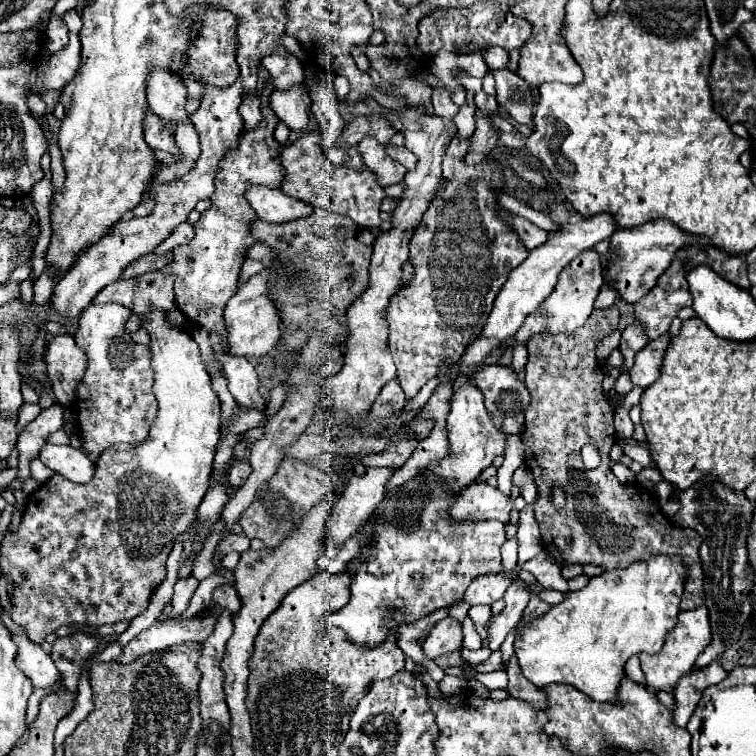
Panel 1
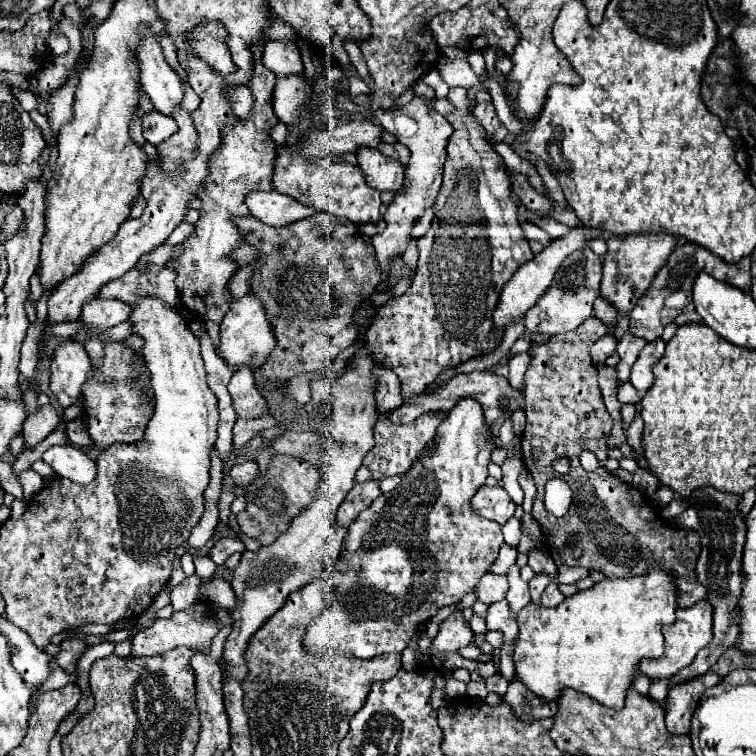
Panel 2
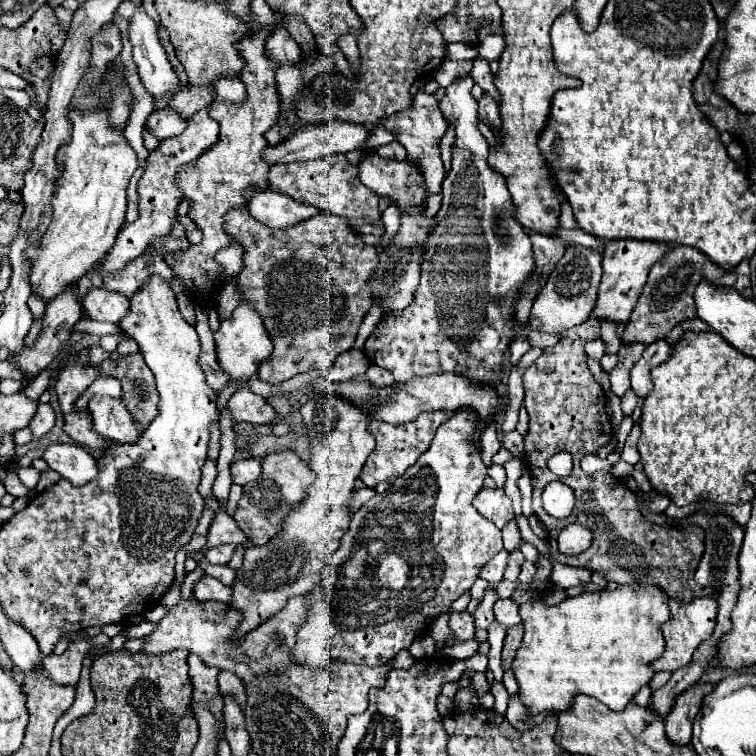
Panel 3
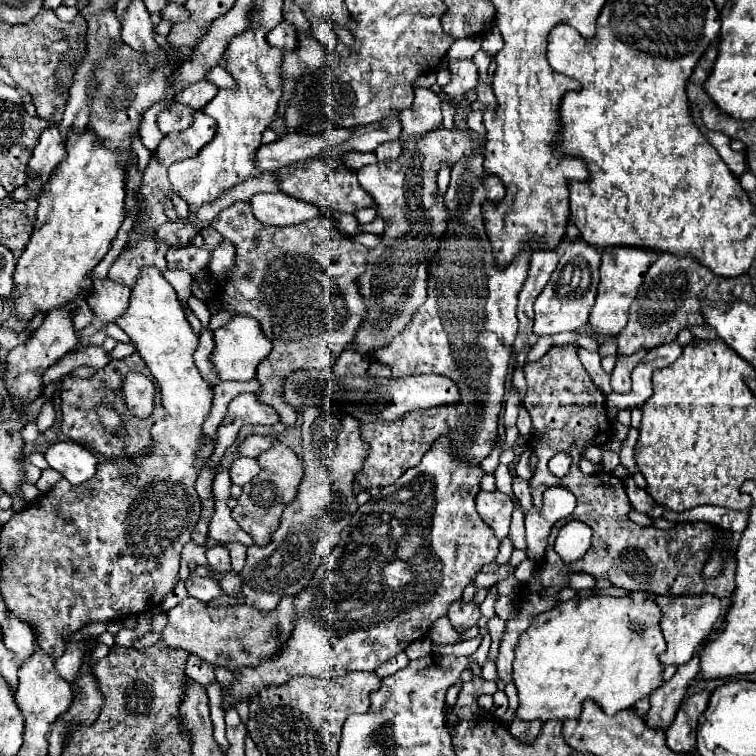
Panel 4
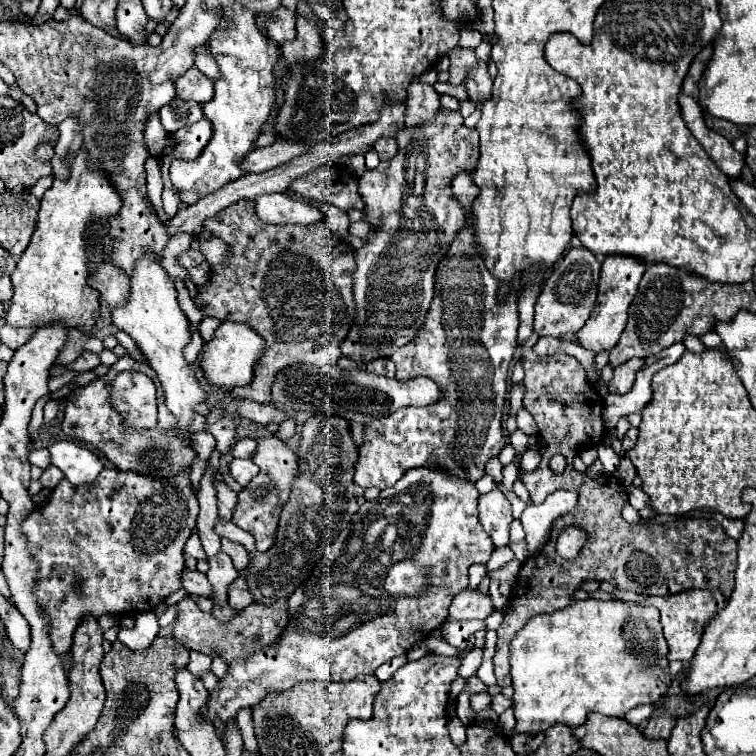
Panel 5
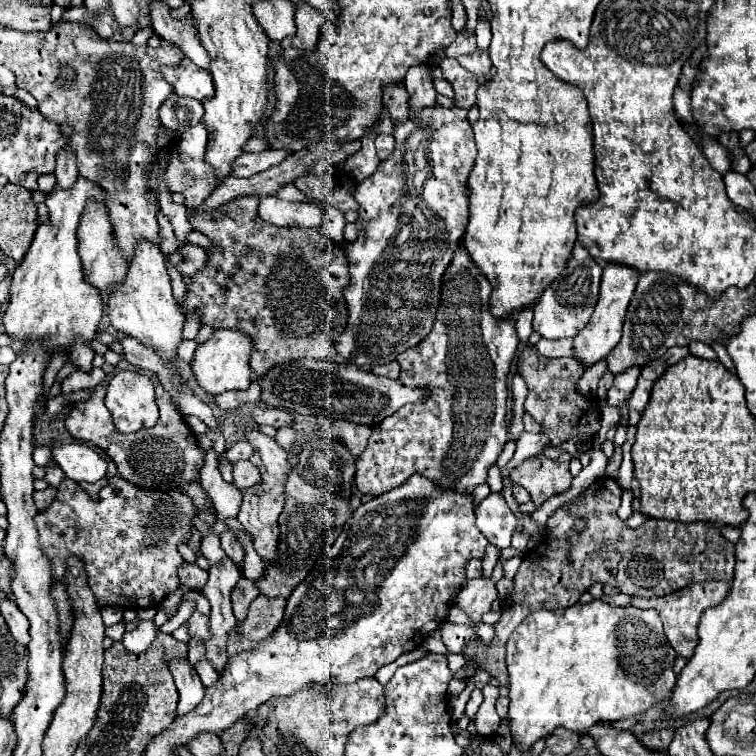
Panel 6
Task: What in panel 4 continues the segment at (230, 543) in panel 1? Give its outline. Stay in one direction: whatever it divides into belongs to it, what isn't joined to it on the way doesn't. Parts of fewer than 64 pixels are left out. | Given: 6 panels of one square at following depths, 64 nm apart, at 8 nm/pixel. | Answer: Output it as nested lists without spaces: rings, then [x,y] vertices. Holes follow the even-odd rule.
[[[216,546],[212,550],[206,552],[206,558],[208,558],[208,566],[214,570],[214,572],[230,572],[230,556],[228,556],[228,550],[224,546]]]

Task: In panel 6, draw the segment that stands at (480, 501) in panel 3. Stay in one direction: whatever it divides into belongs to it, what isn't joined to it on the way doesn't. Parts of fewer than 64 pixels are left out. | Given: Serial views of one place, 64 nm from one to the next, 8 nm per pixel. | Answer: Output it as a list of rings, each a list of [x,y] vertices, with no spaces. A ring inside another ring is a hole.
[[[490,494],[476,508],[476,526],[490,544],[508,548],[512,532],[518,528],[518,520],[510,512],[502,494]]]

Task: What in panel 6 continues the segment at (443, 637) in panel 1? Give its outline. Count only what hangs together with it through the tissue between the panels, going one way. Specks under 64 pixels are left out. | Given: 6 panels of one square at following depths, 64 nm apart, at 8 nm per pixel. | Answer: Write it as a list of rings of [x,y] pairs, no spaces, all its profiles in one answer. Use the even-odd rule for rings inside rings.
[[[476,578],[476,580],[468,580],[466,586],[462,586],[462,590],[458,592],[458,606],[468,614],[474,616],[474,620],[480,620],[482,614],[486,614],[490,610],[490,604],[498,598],[496,586],[492,582],[492,578]]]

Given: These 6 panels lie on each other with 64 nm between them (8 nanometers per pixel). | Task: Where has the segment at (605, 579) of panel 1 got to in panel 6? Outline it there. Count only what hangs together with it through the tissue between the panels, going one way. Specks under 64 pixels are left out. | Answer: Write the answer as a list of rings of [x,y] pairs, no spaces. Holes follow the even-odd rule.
[[[602,600],[574,604],[566,610],[536,610],[518,626],[506,642],[506,666],[510,688],[510,734],[522,752],[540,738],[554,734],[558,726],[574,732],[588,730],[598,722],[614,722],[646,712],[670,696],[676,686],[672,670],[676,652],[664,636],[662,622],[654,610],[634,606],[620,608]]]

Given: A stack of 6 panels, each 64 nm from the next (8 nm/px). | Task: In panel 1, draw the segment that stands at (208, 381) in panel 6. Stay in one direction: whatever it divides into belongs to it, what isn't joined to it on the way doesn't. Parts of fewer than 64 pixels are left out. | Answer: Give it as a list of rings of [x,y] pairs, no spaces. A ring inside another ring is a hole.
[[[264,268],[260,274],[252,276],[244,286],[238,288],[234,298],[226,304],[224,310],[224,322],[226,322],[226,342],[228,342],[228,354],[240,356],[248,360],[258,360],[274,350],[274,344],[280,340],[280,318],[274,310],[274,304],[268,296],[268,276],[272,274],[272,268]]]

